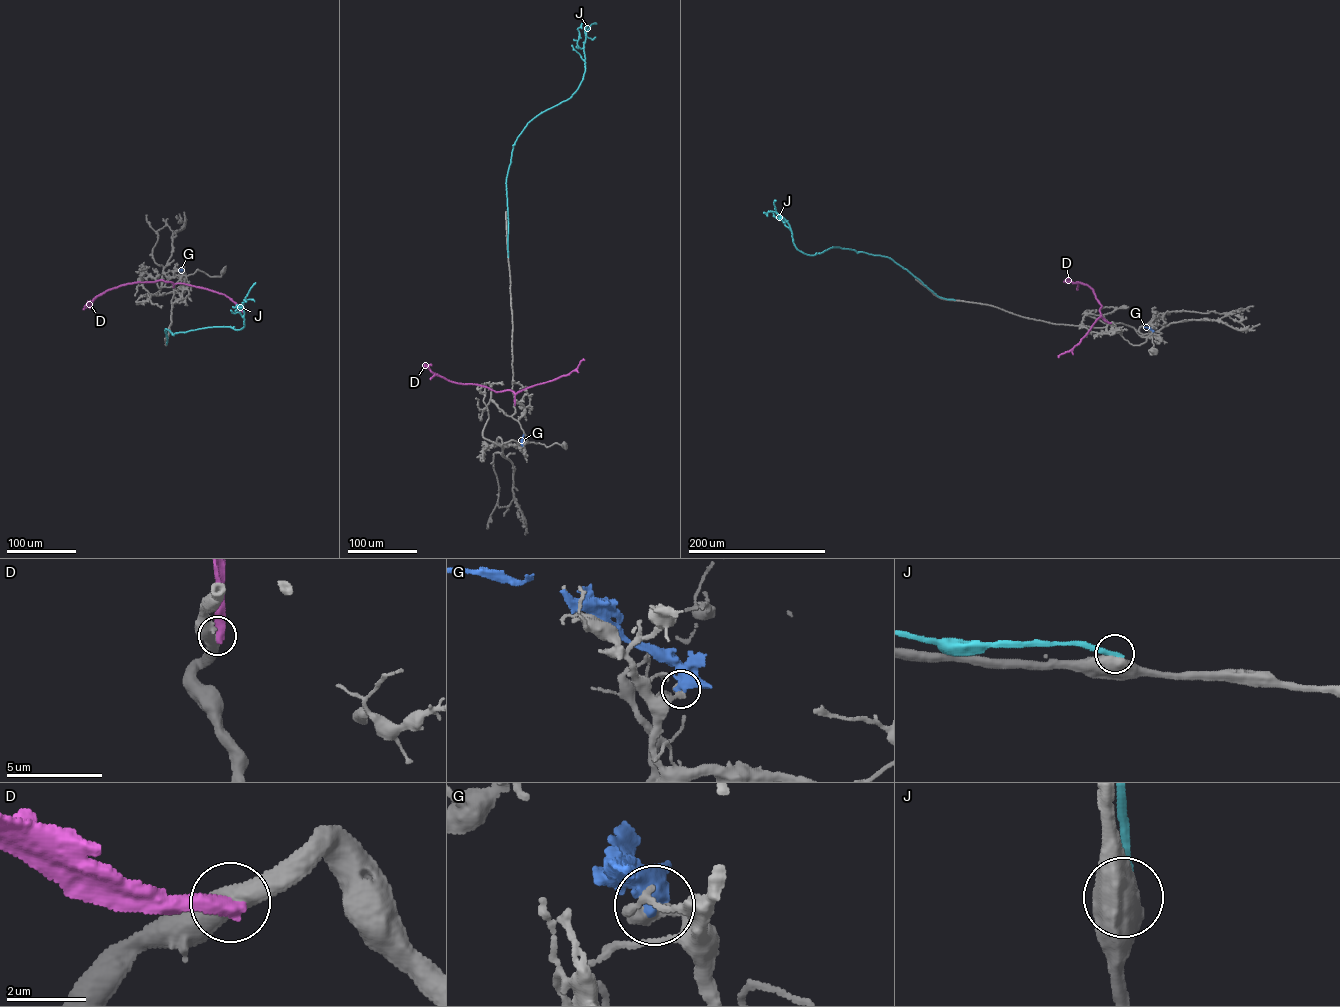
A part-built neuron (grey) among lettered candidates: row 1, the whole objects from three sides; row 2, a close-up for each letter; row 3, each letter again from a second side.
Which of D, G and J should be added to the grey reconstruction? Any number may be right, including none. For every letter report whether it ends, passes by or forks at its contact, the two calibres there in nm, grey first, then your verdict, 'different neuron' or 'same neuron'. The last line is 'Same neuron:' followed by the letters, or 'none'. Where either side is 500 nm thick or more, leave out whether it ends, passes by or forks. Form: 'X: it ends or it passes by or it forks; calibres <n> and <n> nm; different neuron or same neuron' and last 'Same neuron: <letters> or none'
D: it ends; calibres 480 and 460 nm; different neuron
G: calibres 460 and 550 nm; different neuron
J: calibres 850 and 280 nm; different neuron
Same neuron: none

